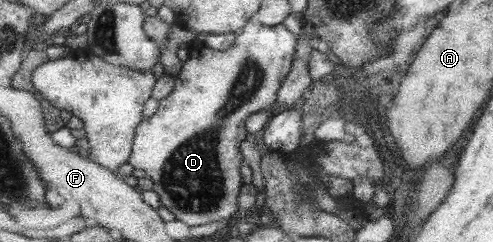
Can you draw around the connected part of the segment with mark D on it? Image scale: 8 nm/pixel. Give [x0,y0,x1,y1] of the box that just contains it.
[129,20,296,226]

